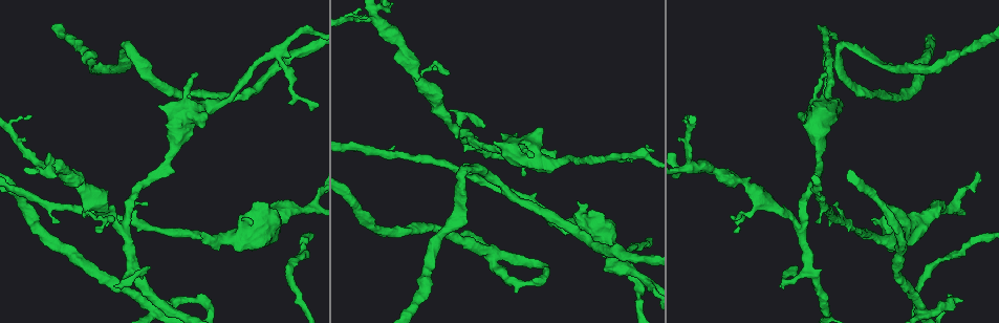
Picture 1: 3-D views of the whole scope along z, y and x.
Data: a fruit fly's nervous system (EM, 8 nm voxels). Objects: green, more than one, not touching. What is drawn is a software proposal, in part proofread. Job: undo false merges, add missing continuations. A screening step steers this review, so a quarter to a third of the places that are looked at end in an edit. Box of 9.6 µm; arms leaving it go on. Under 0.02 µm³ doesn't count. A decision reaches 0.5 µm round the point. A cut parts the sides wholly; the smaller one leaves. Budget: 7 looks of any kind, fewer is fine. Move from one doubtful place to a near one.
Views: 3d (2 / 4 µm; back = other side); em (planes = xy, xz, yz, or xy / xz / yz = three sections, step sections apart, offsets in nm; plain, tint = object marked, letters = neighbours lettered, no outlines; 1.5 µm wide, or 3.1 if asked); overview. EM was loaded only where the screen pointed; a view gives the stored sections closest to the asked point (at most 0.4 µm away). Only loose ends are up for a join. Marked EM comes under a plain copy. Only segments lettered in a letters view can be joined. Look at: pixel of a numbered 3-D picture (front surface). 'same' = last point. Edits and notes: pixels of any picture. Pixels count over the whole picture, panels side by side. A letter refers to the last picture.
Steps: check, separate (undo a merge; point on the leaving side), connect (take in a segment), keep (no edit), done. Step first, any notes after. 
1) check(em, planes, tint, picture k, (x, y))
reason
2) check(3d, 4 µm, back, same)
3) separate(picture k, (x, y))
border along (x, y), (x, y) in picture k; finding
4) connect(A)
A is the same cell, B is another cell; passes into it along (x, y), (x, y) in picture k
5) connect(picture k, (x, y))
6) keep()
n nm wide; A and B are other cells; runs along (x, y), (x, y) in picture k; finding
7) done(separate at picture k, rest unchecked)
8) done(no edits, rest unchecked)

check(3d, 2 µm, picture 1, (146, 204))
branch stops here

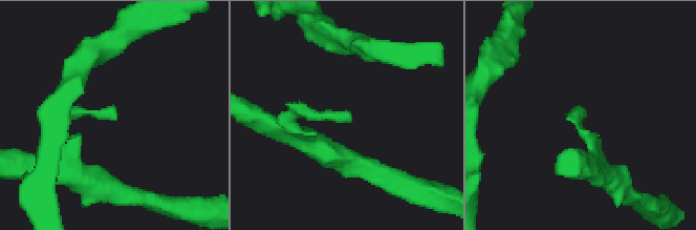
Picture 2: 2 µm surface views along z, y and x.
check(em, planes, tint, picture 2, (116, 115))

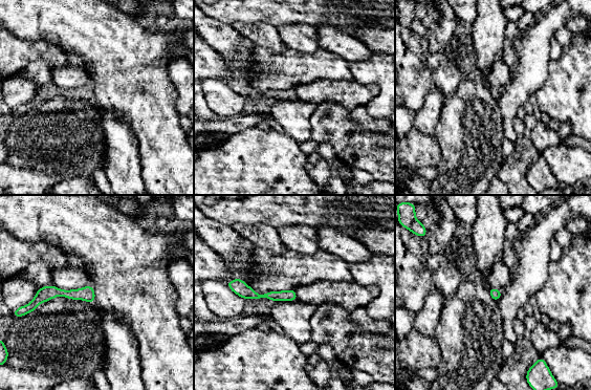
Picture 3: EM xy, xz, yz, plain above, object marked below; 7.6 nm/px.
check(em, planes, letters, same)
what lies round it

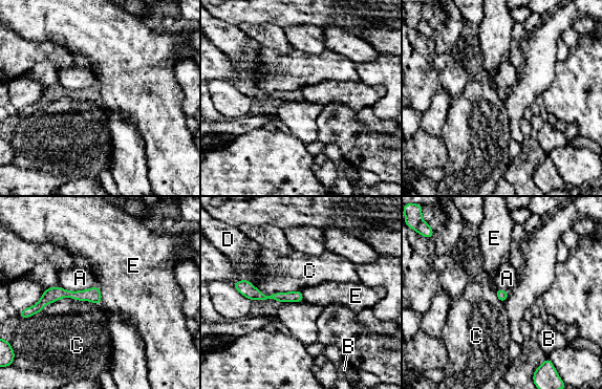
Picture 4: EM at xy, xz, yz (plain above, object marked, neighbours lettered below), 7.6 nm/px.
keep()
A touches over 300 nm; A, B, C, D and E are other cells; border along (97, 285), (101, 302) in picture 4; none of them fits

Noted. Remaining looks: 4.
check(3d, 2 µm, picture 1, (147, 266))
branch stops here

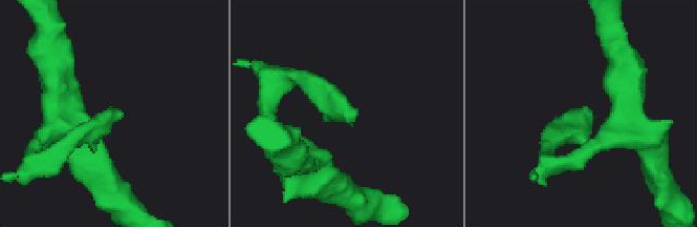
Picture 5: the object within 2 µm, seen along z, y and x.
check(em, xy, step 4, tint, picture 5, (114, 109))

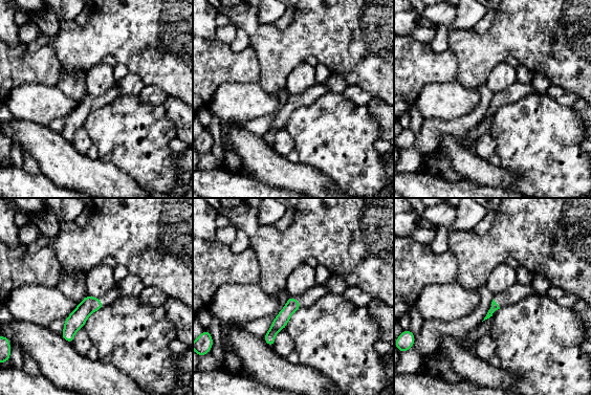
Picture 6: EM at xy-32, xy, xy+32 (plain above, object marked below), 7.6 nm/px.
check(em, xy, step 4, letters, same)

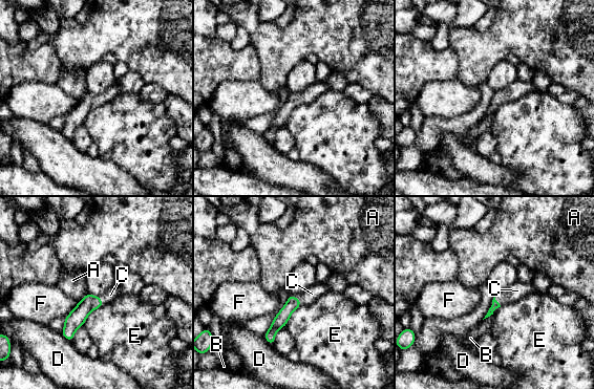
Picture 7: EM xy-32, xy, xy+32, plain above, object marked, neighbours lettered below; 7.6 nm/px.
connect(C)
E touches over 240 nm; C is the same cell, A, B, D, E and F are other cells; the neuron continues

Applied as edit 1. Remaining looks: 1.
done(connect at picture 7, rest unchecked)

